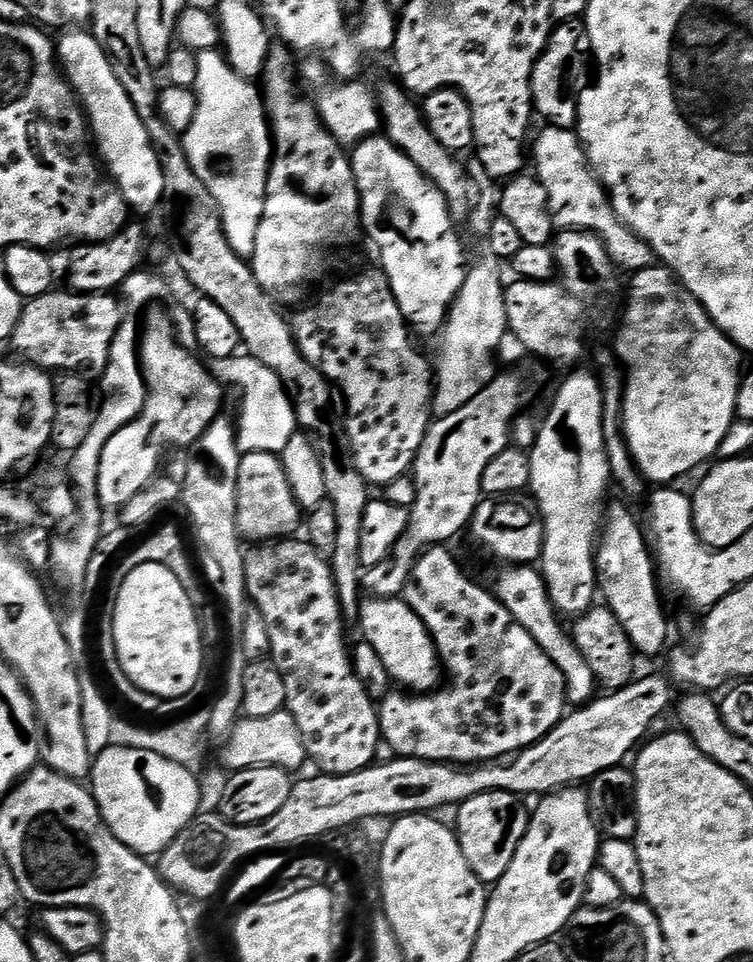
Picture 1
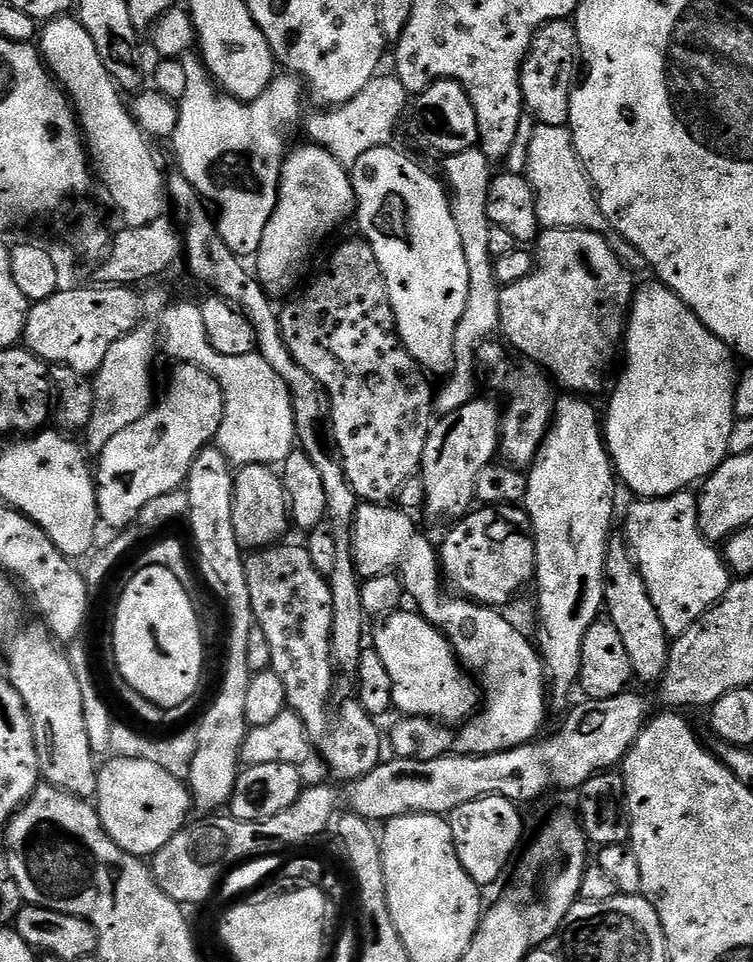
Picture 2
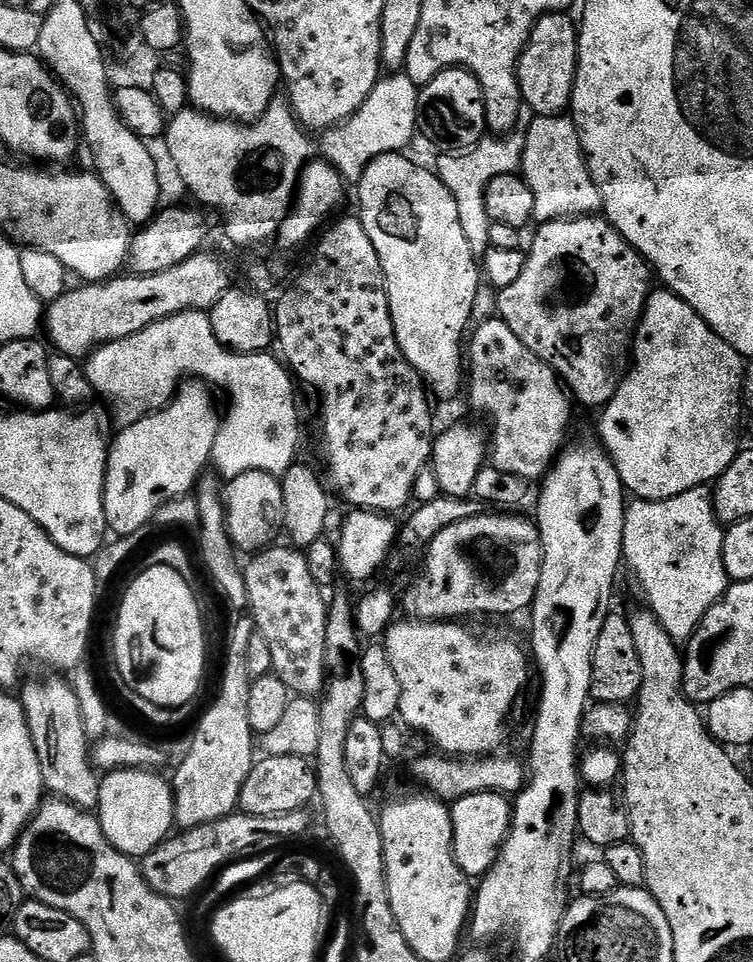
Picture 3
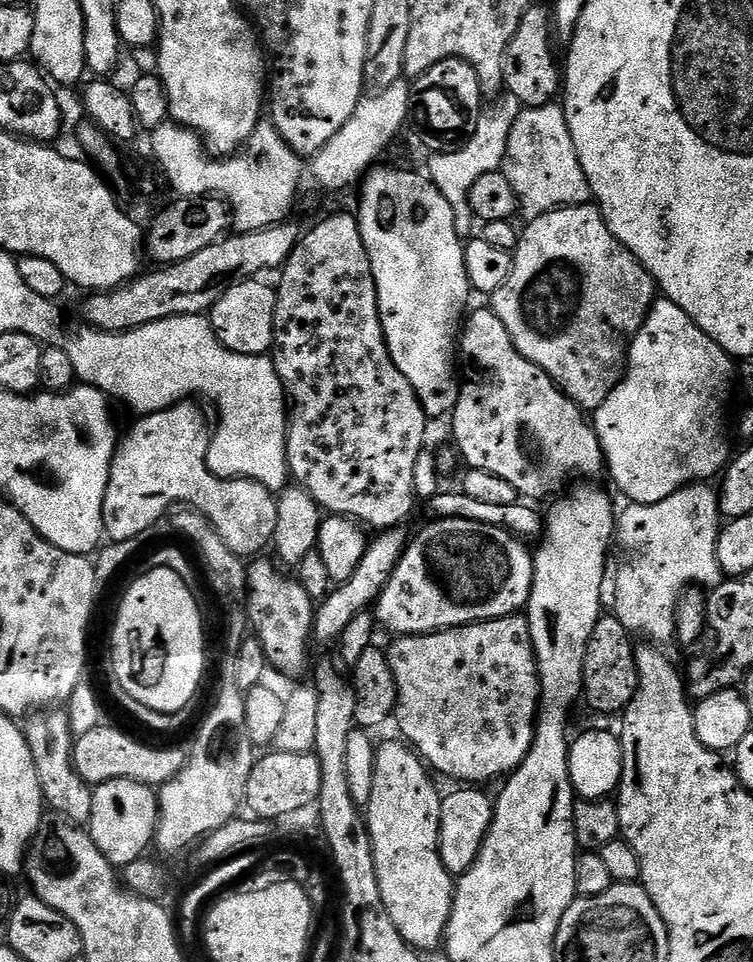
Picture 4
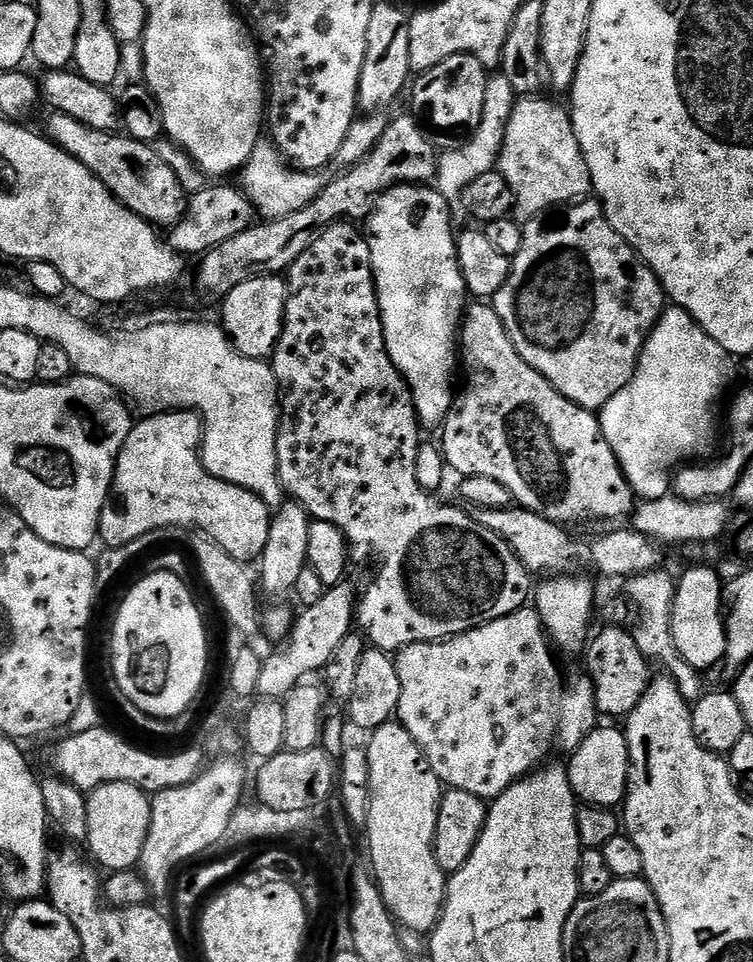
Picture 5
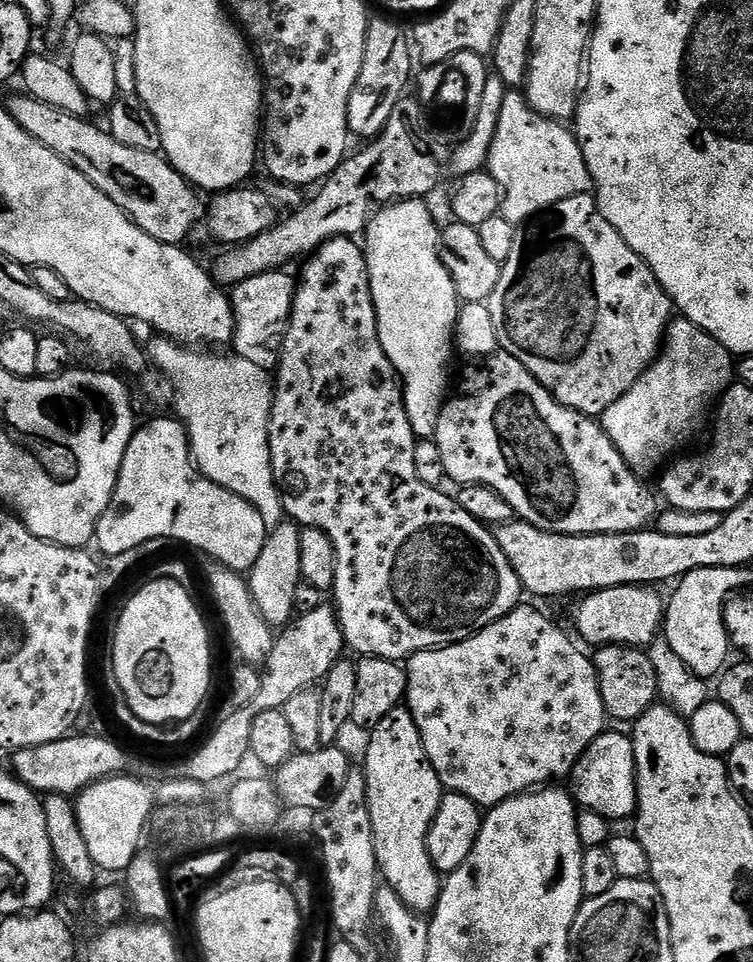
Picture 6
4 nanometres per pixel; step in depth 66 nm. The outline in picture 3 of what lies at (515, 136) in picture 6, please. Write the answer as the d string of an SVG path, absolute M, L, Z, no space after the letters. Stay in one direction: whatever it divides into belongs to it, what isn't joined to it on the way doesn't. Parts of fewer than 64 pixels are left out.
M564 114L536 116L533 121L524 136L524 153L521 151L518 156L522 179L528 184L530 194L534 194L532 220L545 224L551 220L599 213L600 191L588 173L575 123Z

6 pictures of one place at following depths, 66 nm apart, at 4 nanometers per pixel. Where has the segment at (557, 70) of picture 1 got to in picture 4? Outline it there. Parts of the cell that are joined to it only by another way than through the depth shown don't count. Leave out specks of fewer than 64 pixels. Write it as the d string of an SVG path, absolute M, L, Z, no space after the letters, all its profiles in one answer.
M533 6L522 14L522 22L510 42L504 55L504 83L503 87L524 108L537 108L553 103L562 92L562 68L556 65L556 56L552 53L554 41L554 25L546 7Z

